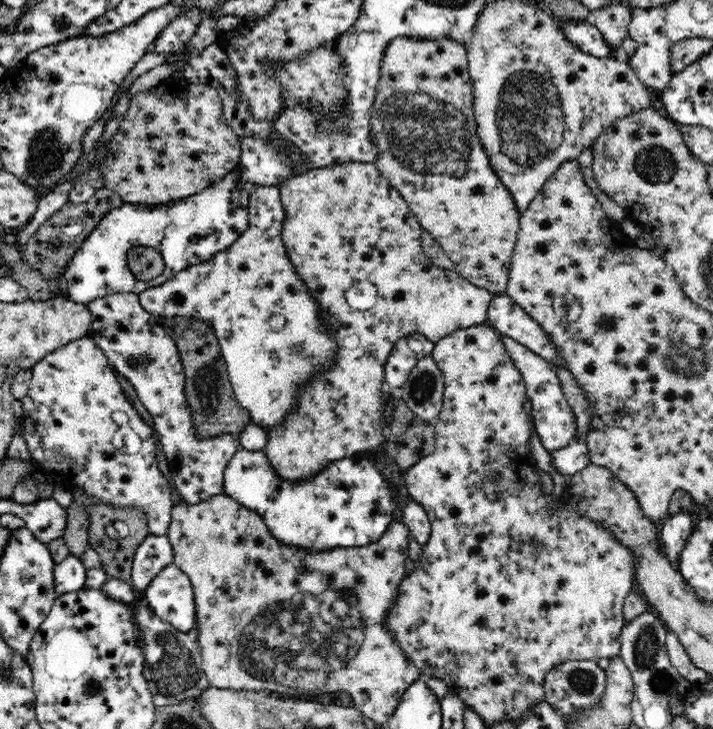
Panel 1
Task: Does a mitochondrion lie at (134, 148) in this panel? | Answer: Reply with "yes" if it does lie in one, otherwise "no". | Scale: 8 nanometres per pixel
no

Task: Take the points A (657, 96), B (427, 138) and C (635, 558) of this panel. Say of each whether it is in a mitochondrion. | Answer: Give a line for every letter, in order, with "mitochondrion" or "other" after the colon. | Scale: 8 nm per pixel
A: other
B: mitochondrion
C: other

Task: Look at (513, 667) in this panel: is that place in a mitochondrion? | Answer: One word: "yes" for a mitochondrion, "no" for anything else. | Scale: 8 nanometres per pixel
no

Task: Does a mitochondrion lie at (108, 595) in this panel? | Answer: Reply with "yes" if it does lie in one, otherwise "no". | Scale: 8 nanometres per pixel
no

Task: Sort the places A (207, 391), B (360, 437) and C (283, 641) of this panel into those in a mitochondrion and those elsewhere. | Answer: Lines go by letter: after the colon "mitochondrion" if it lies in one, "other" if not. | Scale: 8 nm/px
A: mitochondrion
B: other
C: mitochondrion

